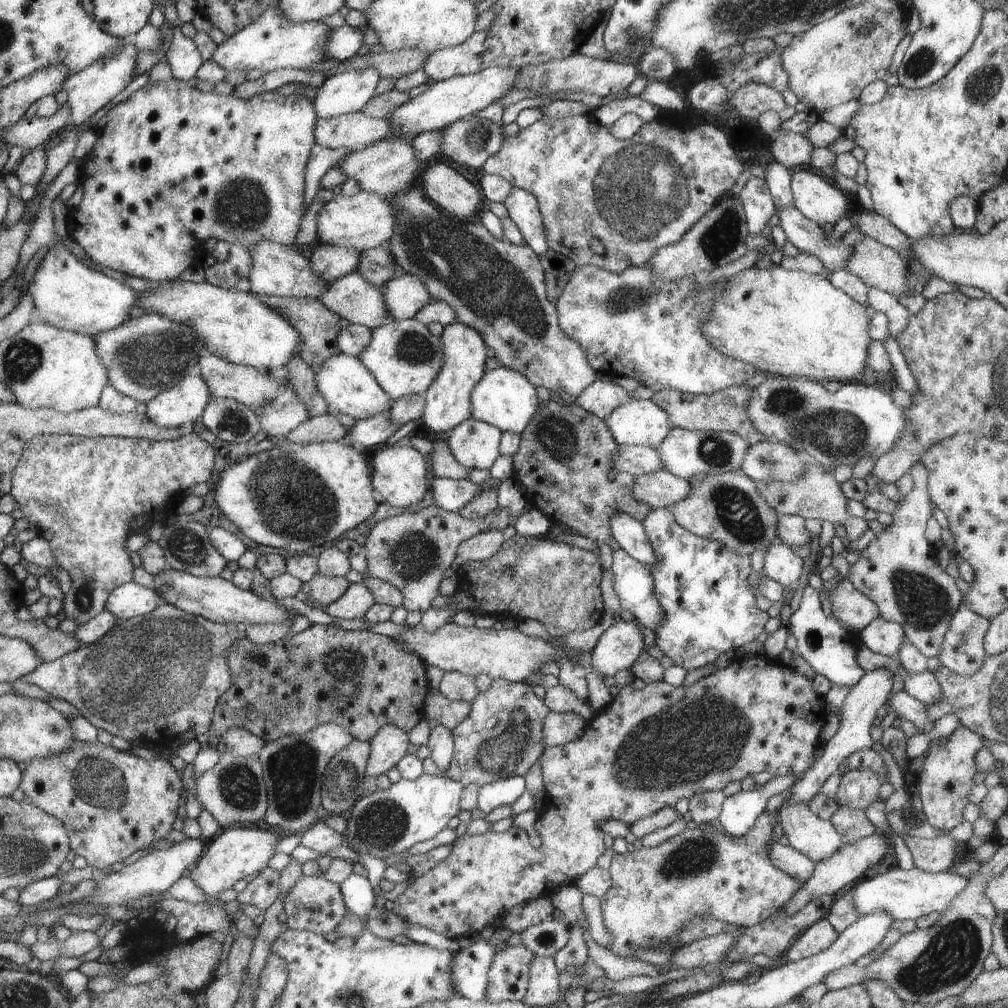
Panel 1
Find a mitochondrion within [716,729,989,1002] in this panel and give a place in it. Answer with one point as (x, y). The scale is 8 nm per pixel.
(954, 949)

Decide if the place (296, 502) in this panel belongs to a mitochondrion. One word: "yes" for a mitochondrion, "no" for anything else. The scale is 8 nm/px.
yes

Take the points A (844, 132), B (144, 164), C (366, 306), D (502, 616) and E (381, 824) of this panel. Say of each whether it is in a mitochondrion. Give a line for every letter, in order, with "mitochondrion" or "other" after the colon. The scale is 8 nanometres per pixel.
A: other
B: other
C: other
D: other
E: mitochondrion

